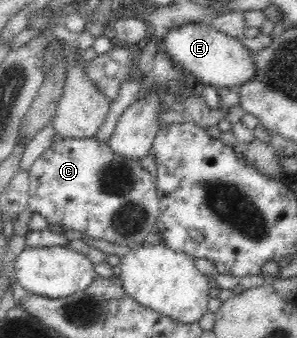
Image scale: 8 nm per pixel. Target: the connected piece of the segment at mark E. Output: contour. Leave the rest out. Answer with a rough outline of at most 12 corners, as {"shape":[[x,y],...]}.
{"shape":[[209,22],[162,35],[172,63],[200,86],[245,83],[255,73],[240,38]]}

